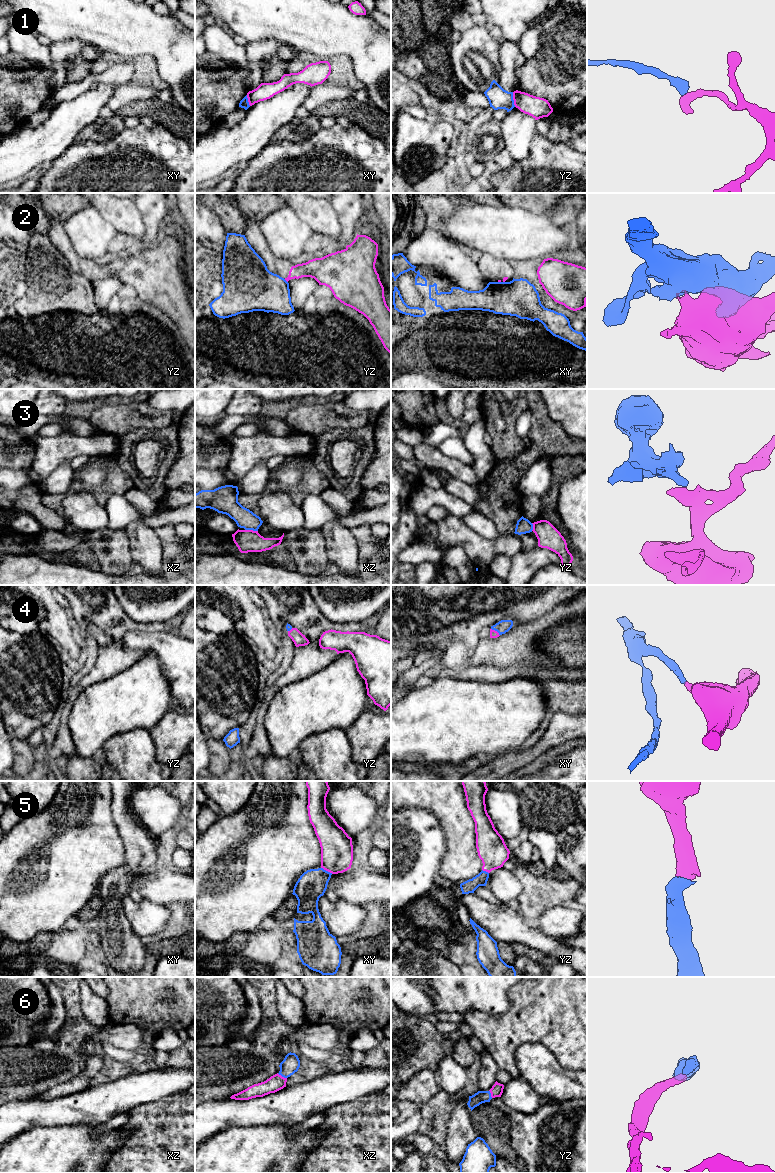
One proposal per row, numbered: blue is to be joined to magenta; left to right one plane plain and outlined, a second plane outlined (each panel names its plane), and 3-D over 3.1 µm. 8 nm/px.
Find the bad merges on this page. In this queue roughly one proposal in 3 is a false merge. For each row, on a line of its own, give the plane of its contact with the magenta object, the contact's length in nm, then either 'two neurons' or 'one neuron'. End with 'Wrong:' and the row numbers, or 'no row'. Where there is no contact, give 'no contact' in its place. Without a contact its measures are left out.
1: meets magenta in yz; contact 120 nm long; two neurons
2: meets magenta in yz; contact 40 nm long; two neurons
3: meets magenta in xz; contact 110 nm long; two neurons
4: meets magenta in xy; contact 90 nm long; one neuron
5: meets magenta in xy; contact 110 nm long; one neuron
6: meets magenta in xz; contact 90 nm long; one neuron
Wrong: 1, 2, 3

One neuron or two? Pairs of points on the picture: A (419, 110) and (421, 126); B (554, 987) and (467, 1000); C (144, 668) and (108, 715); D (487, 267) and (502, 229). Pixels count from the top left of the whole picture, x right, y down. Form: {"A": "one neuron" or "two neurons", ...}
{"A": "two neurons", "B": "two neurons", "C": "one neuron", "D": "two neurons"}

